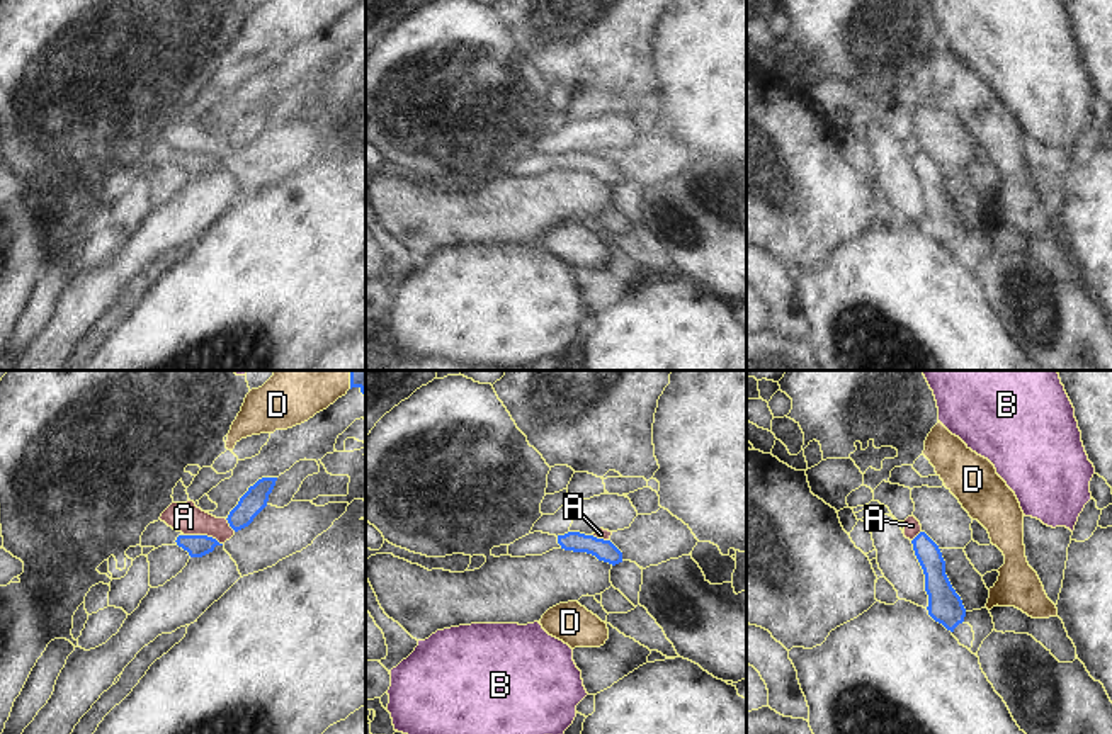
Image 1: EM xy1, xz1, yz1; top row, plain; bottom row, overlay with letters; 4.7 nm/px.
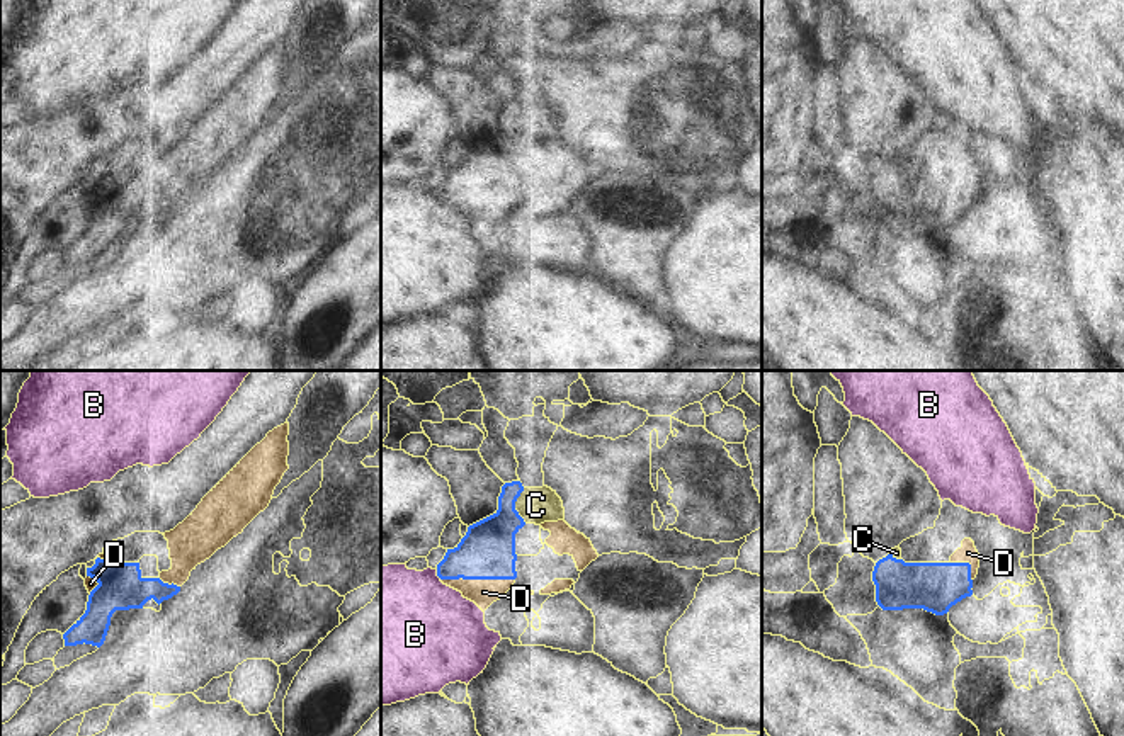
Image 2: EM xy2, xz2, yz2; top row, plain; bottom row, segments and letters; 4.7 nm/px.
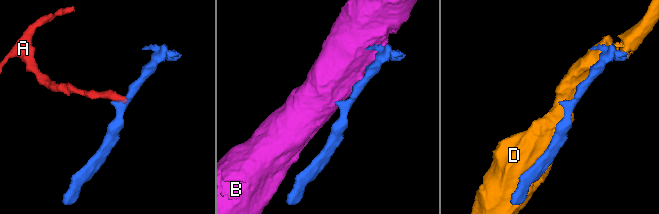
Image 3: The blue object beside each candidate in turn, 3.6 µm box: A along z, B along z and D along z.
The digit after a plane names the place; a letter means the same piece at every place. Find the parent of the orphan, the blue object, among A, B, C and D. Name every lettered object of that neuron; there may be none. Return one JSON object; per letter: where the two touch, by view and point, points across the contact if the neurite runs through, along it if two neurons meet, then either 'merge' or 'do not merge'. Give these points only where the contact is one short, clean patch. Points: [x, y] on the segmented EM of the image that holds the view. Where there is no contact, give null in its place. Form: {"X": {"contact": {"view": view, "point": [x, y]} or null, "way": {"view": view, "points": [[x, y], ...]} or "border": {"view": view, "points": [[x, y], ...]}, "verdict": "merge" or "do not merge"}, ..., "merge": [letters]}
{"A": {"contact": {"view": "xy1", "point": [204, 536]}, "border": {"view": "xy1", "points": [[184, 534], [206, 534], [223, 544]]}, "verdict": "do not merge"}, "B": {"contact": {"view": "xz2", "point": [437, 575]}, "border": {"view": "xz2", "points": [[436, 570], [441, 578]]}, "verdict": "do not merge"}, "C": {"contact": {"view": "xz2", "point": [514, 505]}, "verdict": "merge"}, "D": {"contact": {"view": "xz2", "point": [476, 578]}, "verdict": "do not merge"}, "merge": ["C"]}

